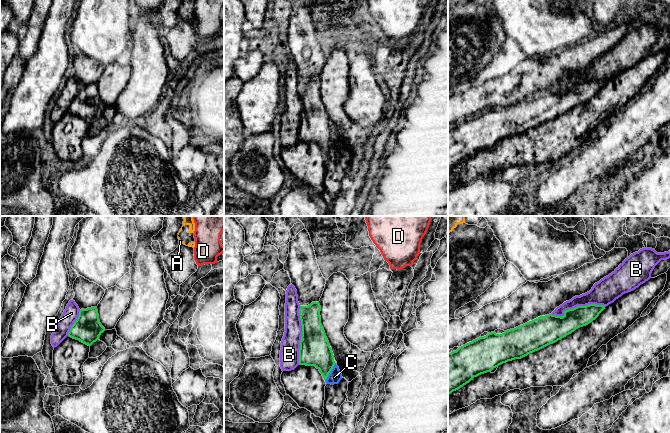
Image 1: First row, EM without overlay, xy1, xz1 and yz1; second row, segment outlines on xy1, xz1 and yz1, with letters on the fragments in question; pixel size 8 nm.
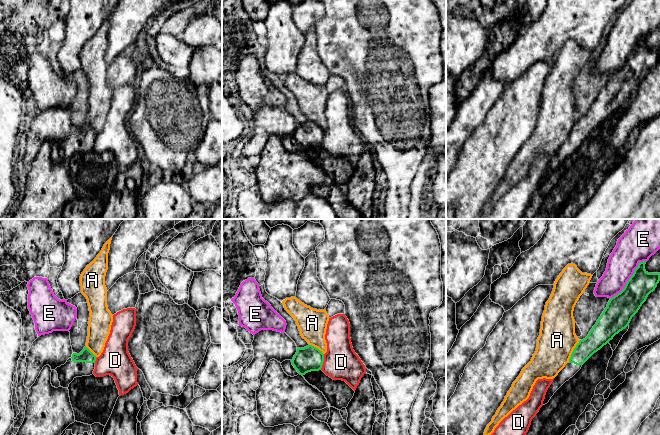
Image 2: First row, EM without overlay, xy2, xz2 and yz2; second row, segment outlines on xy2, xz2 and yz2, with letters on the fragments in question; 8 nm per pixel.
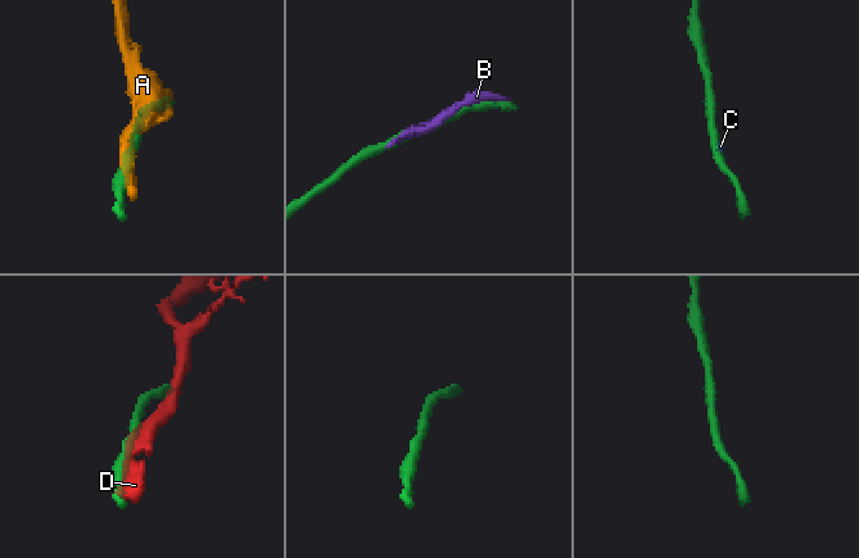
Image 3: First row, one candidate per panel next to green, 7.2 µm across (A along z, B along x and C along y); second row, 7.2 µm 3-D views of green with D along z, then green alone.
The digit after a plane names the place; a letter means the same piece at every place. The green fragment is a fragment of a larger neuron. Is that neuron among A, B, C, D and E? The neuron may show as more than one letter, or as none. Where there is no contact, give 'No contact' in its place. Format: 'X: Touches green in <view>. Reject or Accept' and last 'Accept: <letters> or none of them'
A: Touches green in yz2. Reject
B: Touches green in yz1. Reject
C: Touches green in xz1. Reject
D: Touches green in xz2. Reject
E: Touches green in yz2. Reject
Accept: none of them

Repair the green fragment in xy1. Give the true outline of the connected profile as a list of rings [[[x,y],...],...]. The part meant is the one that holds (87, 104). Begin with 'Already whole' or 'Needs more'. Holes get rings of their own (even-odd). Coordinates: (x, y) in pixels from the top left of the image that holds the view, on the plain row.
Already whole. [[[97,83],[81,85],[79,92],[71,102],[68,112],[91,122],[99,116],[99,112],[105,107],[99,96]]]

